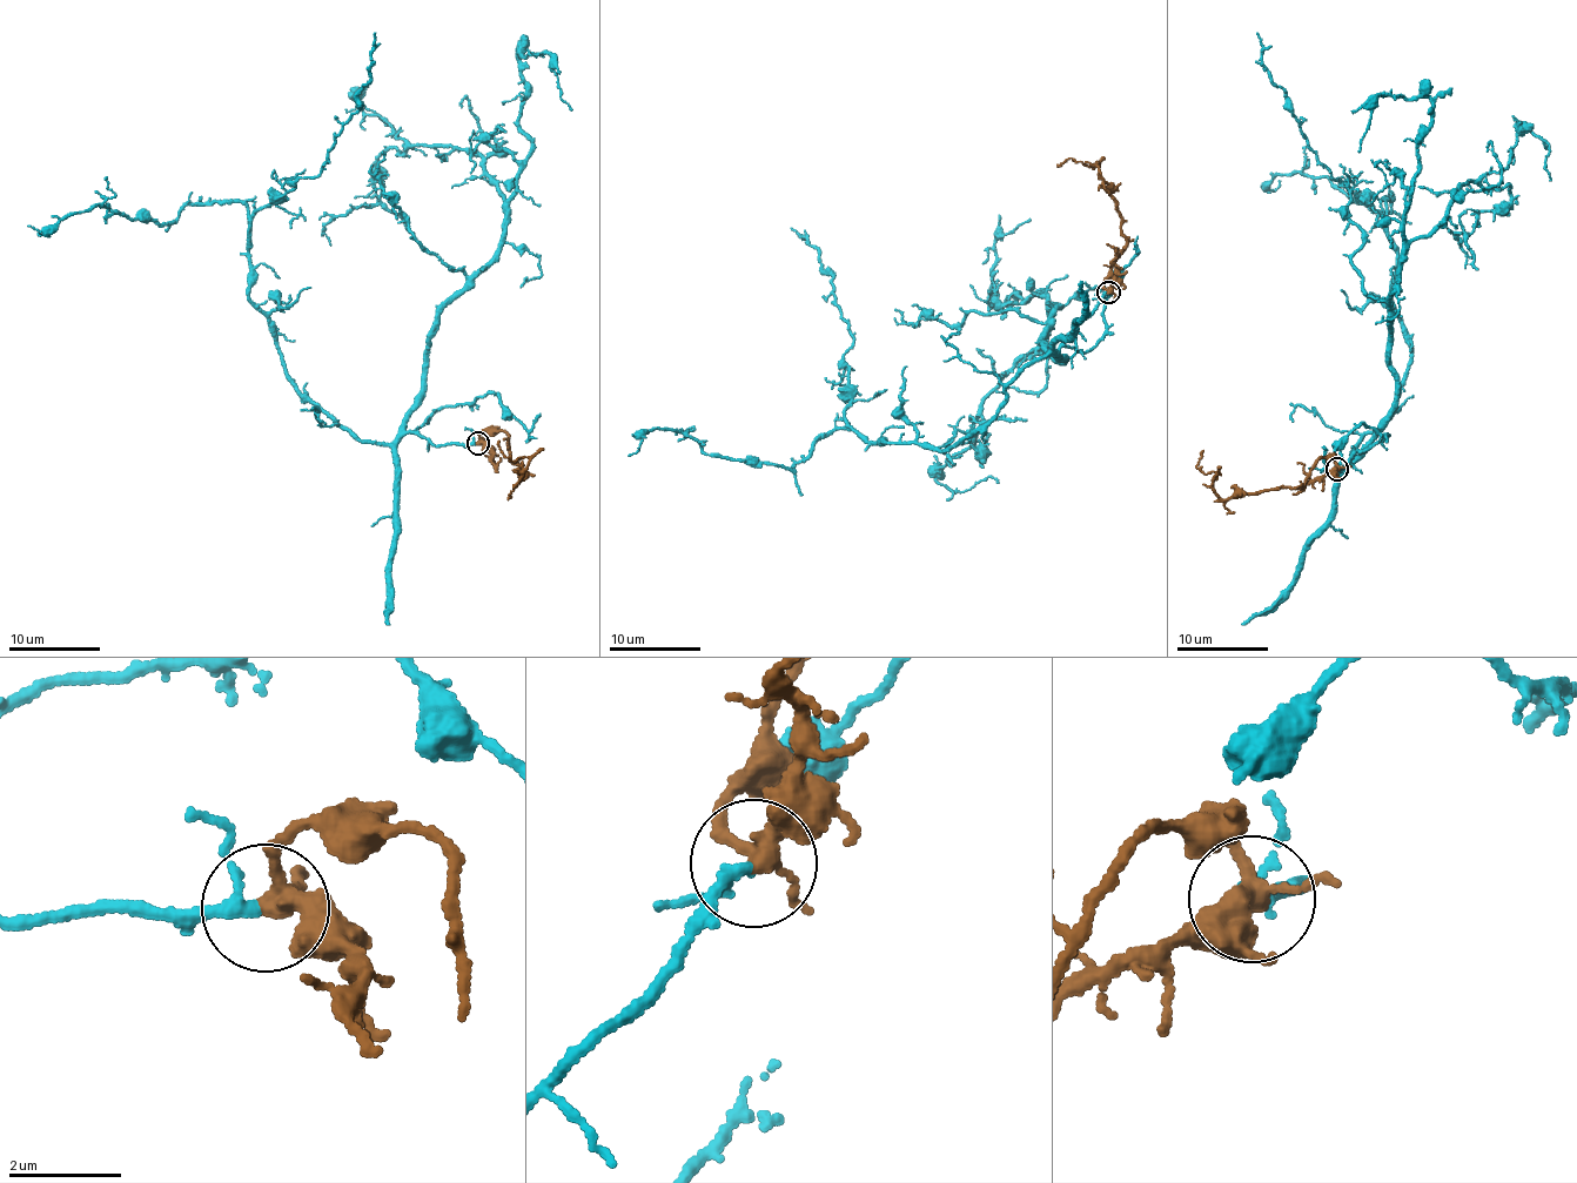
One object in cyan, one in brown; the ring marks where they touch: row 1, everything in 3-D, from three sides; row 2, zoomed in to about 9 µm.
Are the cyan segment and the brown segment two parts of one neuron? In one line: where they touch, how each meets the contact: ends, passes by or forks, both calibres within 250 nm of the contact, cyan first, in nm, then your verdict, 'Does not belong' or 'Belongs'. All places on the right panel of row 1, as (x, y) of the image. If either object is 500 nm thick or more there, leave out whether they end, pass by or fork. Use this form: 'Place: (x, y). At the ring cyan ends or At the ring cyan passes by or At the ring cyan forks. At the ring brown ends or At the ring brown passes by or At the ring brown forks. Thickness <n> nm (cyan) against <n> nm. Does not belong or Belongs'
Place: (1336, 469). At the ring cyan passes by. At the ring brown forks. Thickness 180 nm (cyan) against 280 nm. Belongs

